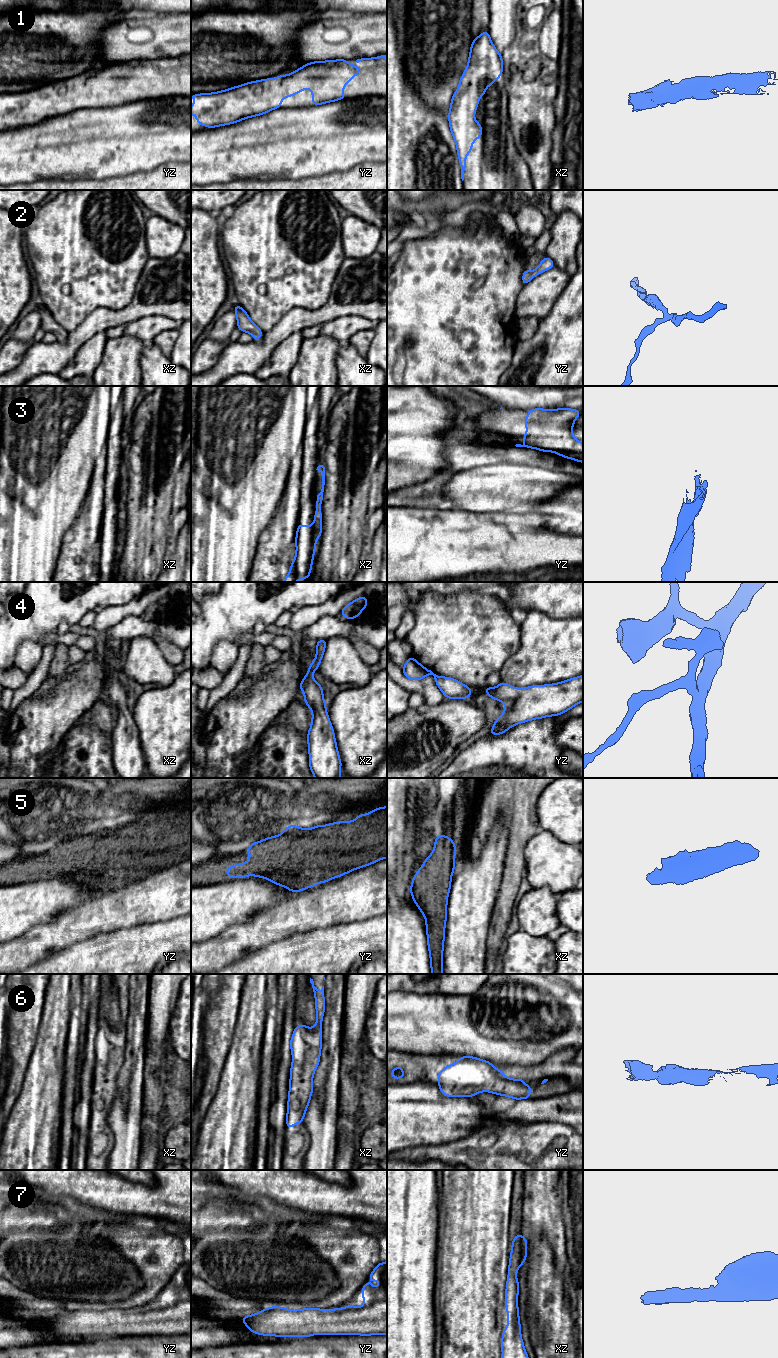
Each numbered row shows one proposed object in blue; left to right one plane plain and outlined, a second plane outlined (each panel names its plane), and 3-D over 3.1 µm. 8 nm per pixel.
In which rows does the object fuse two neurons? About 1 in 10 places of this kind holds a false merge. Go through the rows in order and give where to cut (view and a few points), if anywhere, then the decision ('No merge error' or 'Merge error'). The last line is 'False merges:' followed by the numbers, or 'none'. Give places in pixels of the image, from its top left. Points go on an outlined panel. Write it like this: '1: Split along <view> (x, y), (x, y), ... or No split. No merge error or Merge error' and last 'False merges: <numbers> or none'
1: No split. No merge error
2: No split. No merge error
3: No split. No merge error
4: No split. No merge error
5: No split. No merge error
6: No split. No merge error
7: No split. No merge error
False merges: none

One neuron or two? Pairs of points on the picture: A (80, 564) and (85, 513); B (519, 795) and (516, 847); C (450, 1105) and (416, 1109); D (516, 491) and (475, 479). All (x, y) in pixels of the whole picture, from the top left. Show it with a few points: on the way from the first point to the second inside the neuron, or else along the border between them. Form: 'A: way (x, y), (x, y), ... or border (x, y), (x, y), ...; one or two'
A: way (83, 551), (85, 526); one
B: way (519, 808), (519, 834); one
C: way (442, 1109), (424, 1109); one
D: way (506, 487), (485, 485); one

